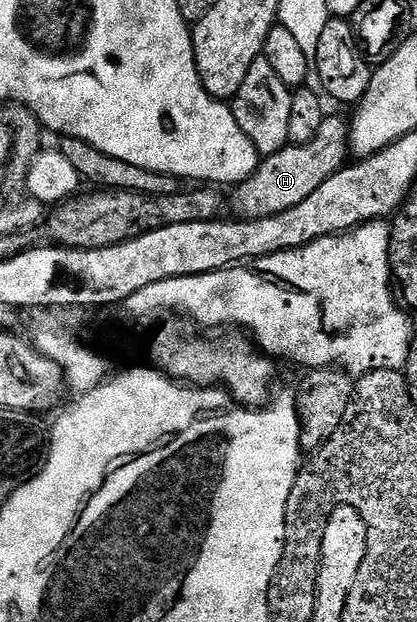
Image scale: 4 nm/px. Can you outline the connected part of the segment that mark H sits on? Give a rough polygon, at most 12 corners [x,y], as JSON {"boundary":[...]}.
{"boundary":[[349,122],[266,155],[229,202],[240,219],[297,208],[349,162]]}

